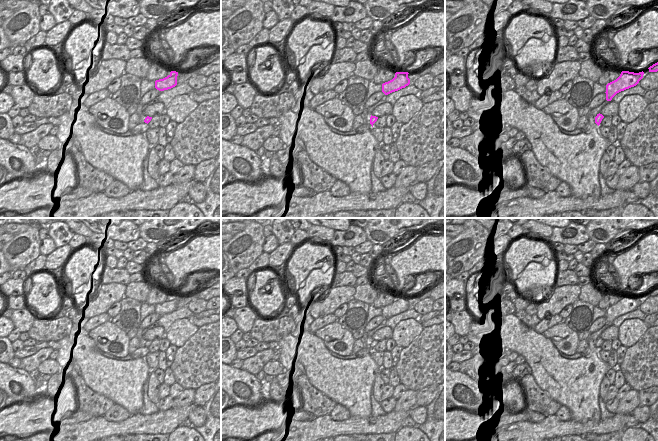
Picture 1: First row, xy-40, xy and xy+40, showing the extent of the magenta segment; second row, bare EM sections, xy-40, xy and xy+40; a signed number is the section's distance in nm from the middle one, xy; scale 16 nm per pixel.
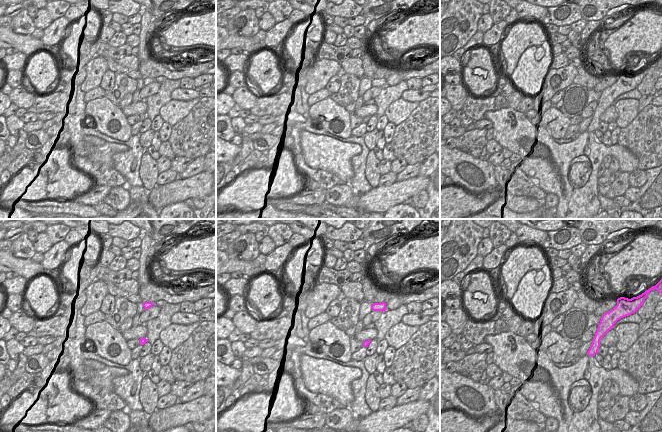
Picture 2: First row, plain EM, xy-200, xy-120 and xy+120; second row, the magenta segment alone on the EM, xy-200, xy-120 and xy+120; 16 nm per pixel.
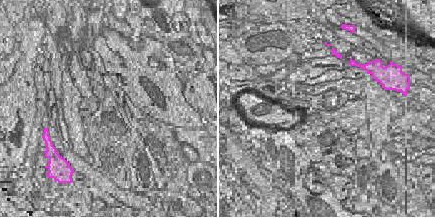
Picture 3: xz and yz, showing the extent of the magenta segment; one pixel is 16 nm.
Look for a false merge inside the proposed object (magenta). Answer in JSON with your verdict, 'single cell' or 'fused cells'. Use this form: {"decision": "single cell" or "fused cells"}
{"decision": "single cell"}

